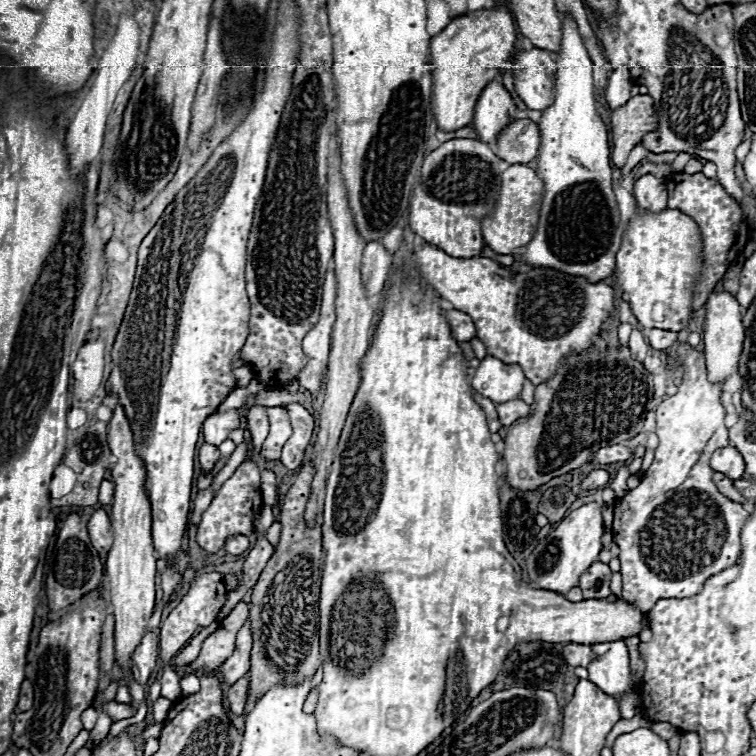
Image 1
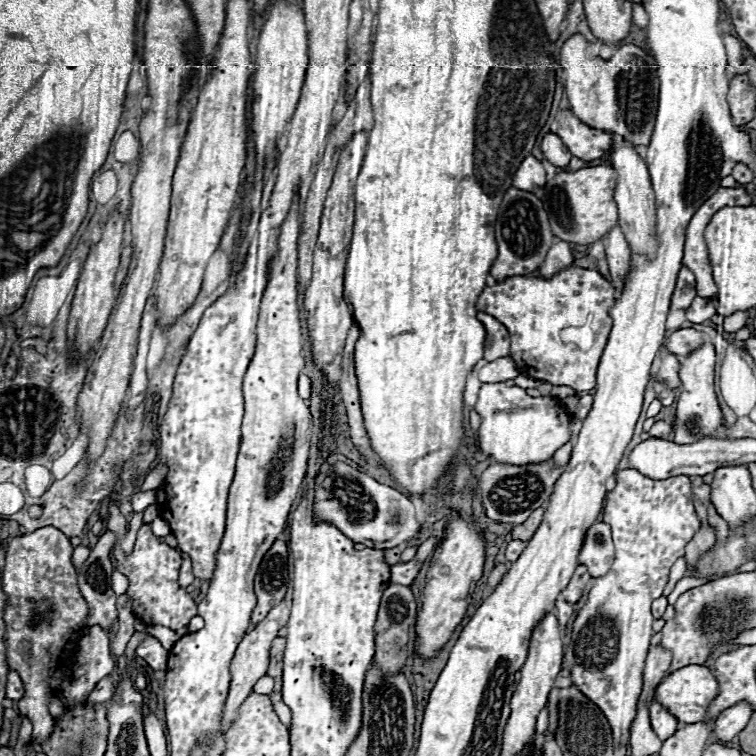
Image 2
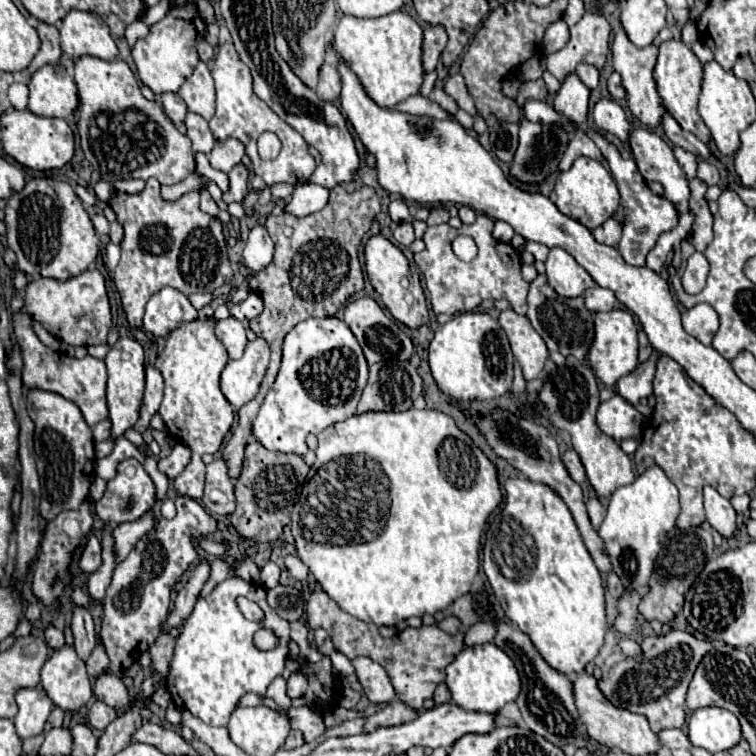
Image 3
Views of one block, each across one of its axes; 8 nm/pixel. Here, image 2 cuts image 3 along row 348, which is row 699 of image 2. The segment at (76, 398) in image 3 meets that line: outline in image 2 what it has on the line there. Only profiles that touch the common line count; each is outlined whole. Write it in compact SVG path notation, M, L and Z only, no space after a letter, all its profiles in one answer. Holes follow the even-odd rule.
M46 526L32 534L12 538L12 542L8 544L6 564L2 570L2 590L8 594L8 606L4 610L6 662L10 670L16 670L24 682L26 692L24 692L24 698L18 700L18 710L22 716L30 718L30 722L34 724L32 744L42 744L42 740L46 740L46 736L50 736L50 732L54 730L54 718L48 712L52 698L48 696L58 694L60 684L64 682L66 672L68 672L68 666L60 666L60 656L68 650L72 650L72 656L74 656L78 636L82 636L82 632L86 630L88 608L76 584L76 570L72 566L72 550L74 548L68 536L64 536L60 530L52 526Z

